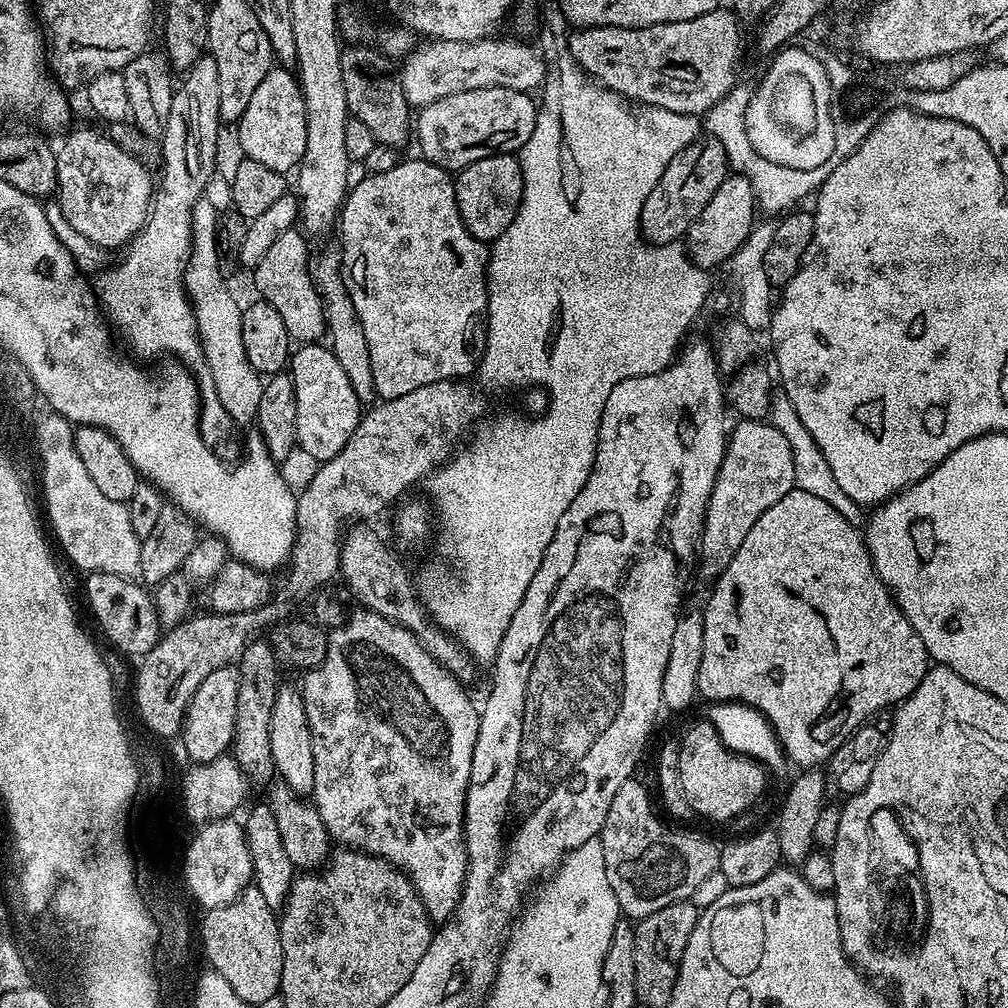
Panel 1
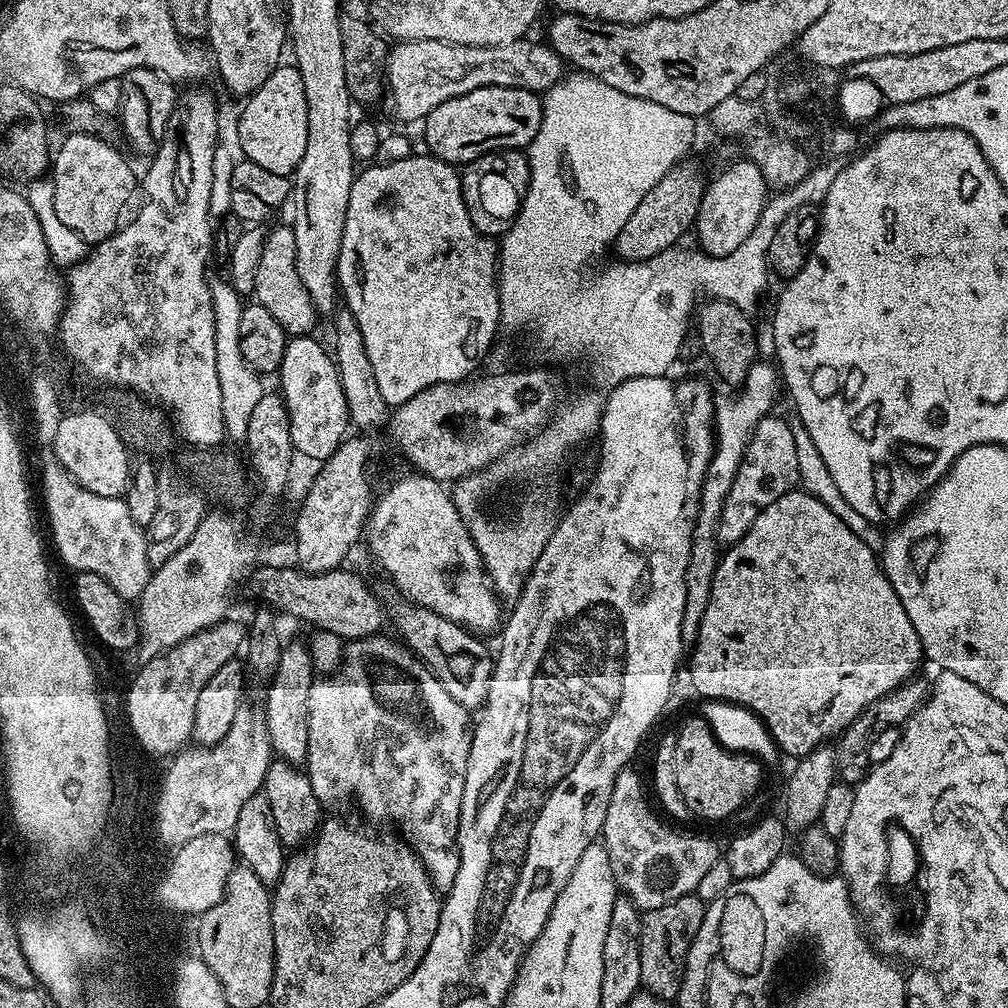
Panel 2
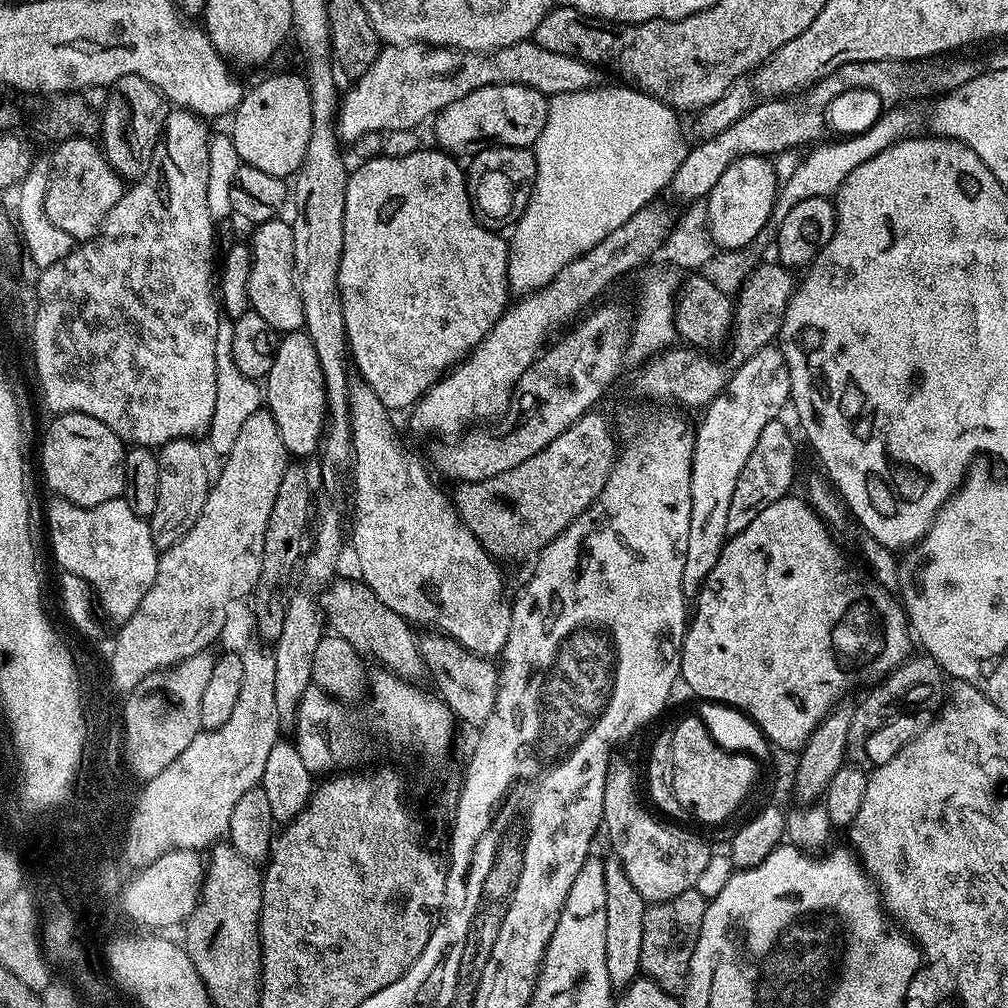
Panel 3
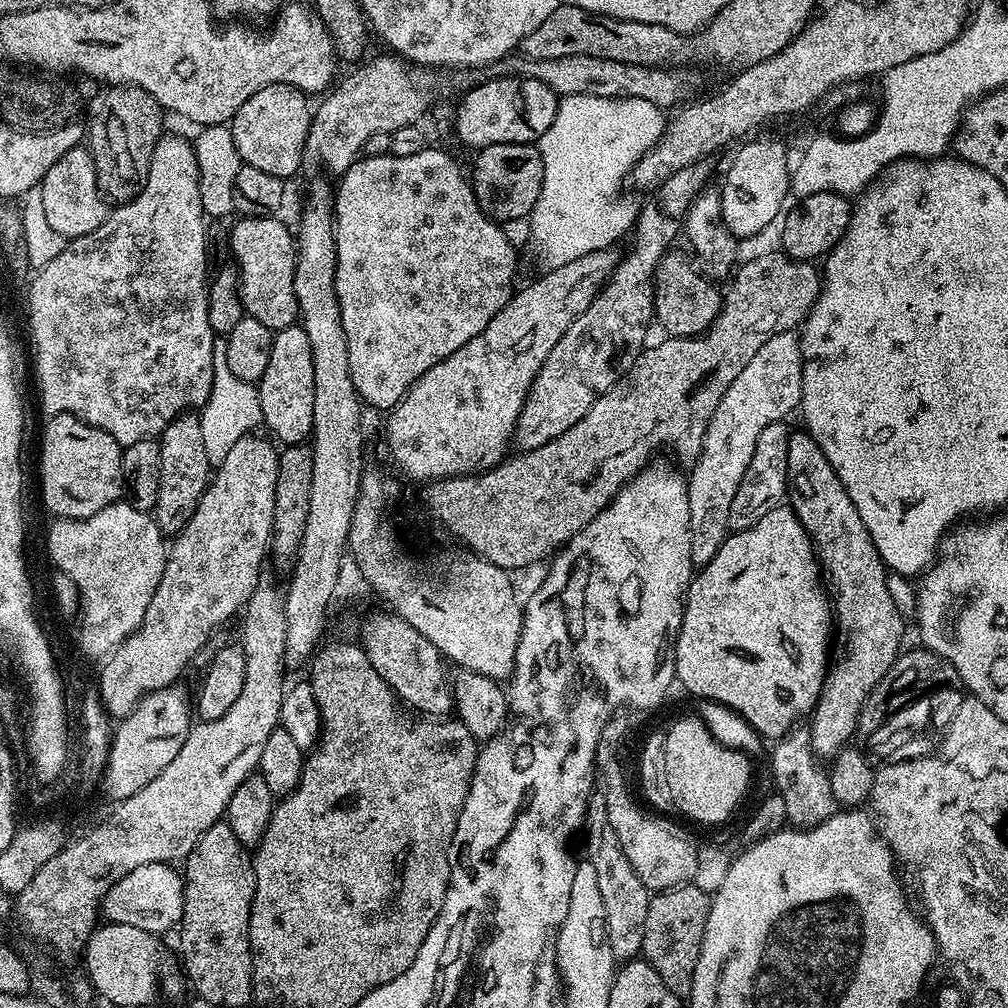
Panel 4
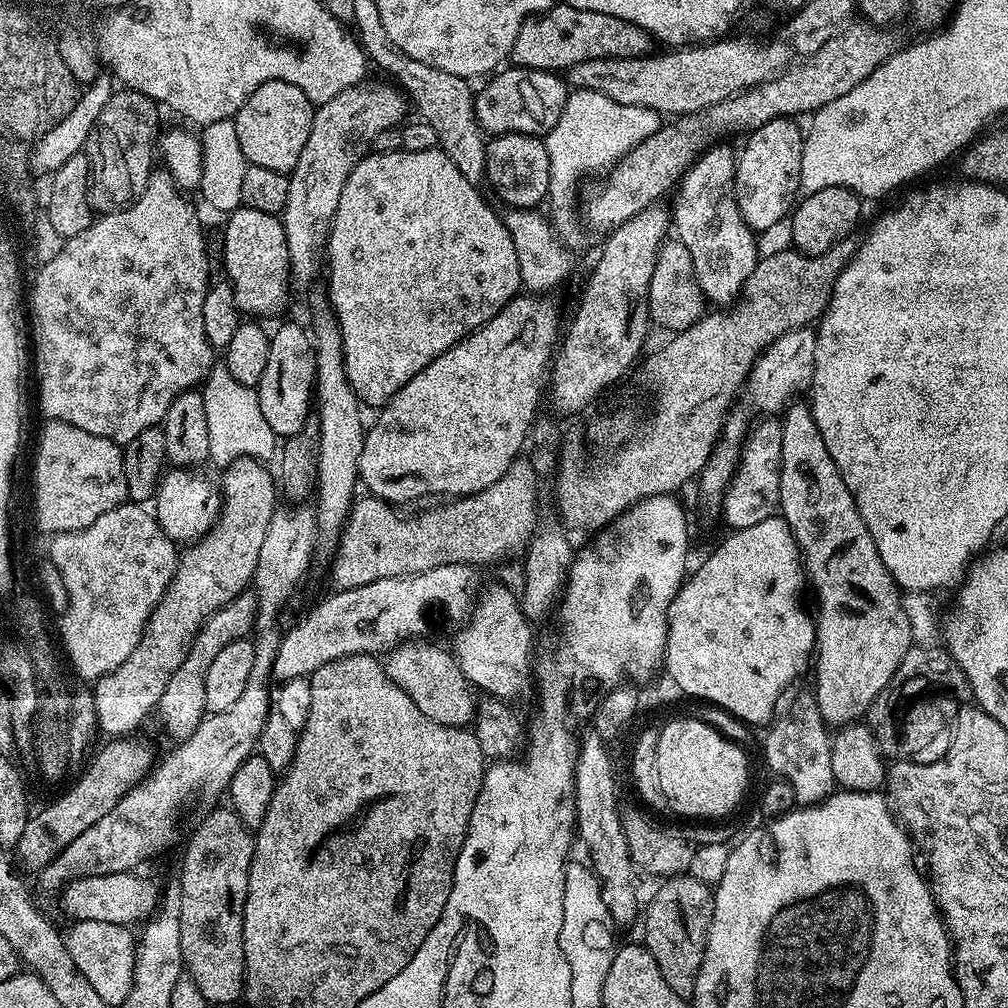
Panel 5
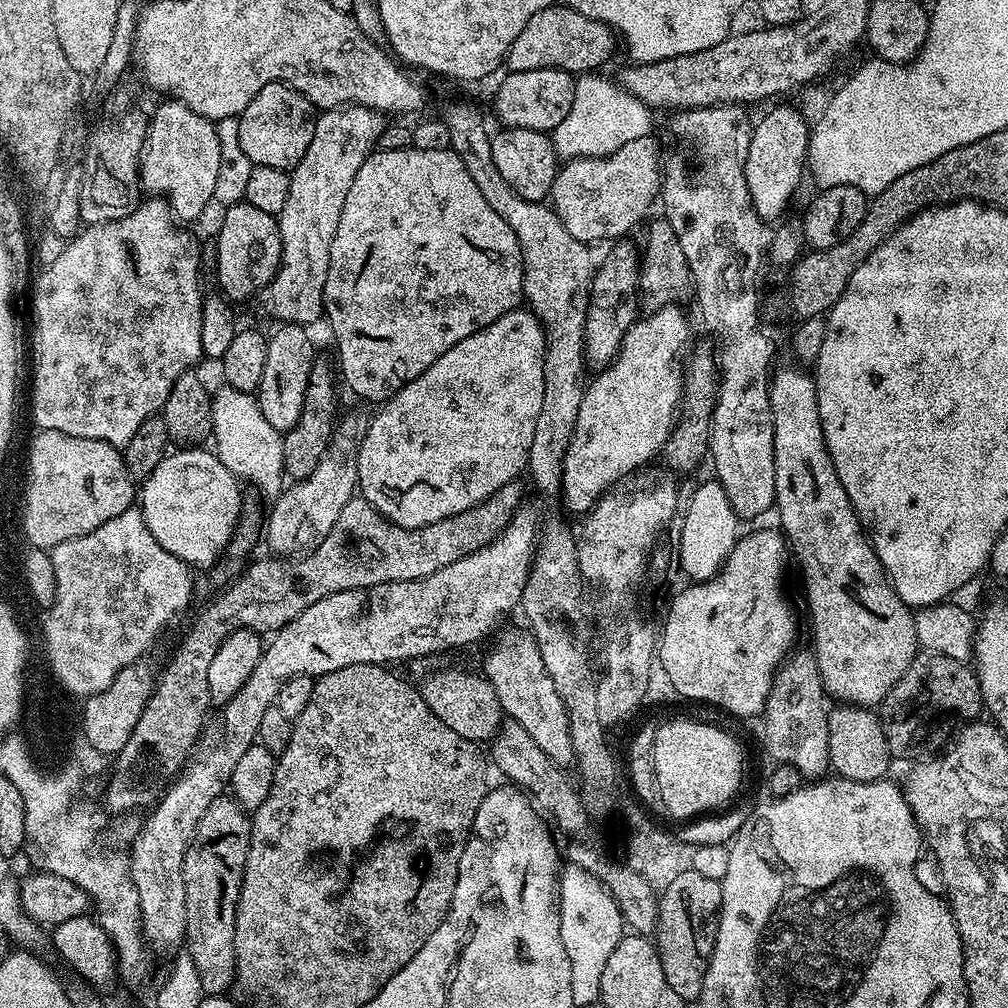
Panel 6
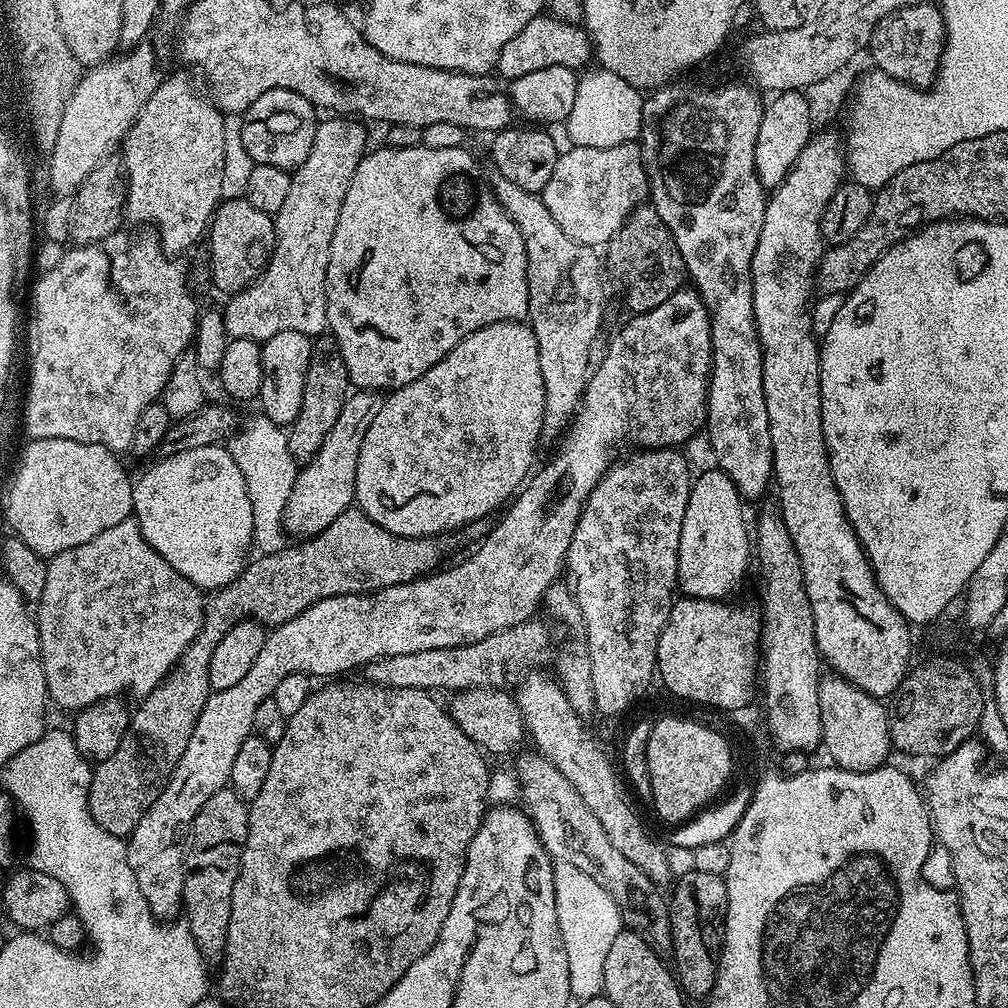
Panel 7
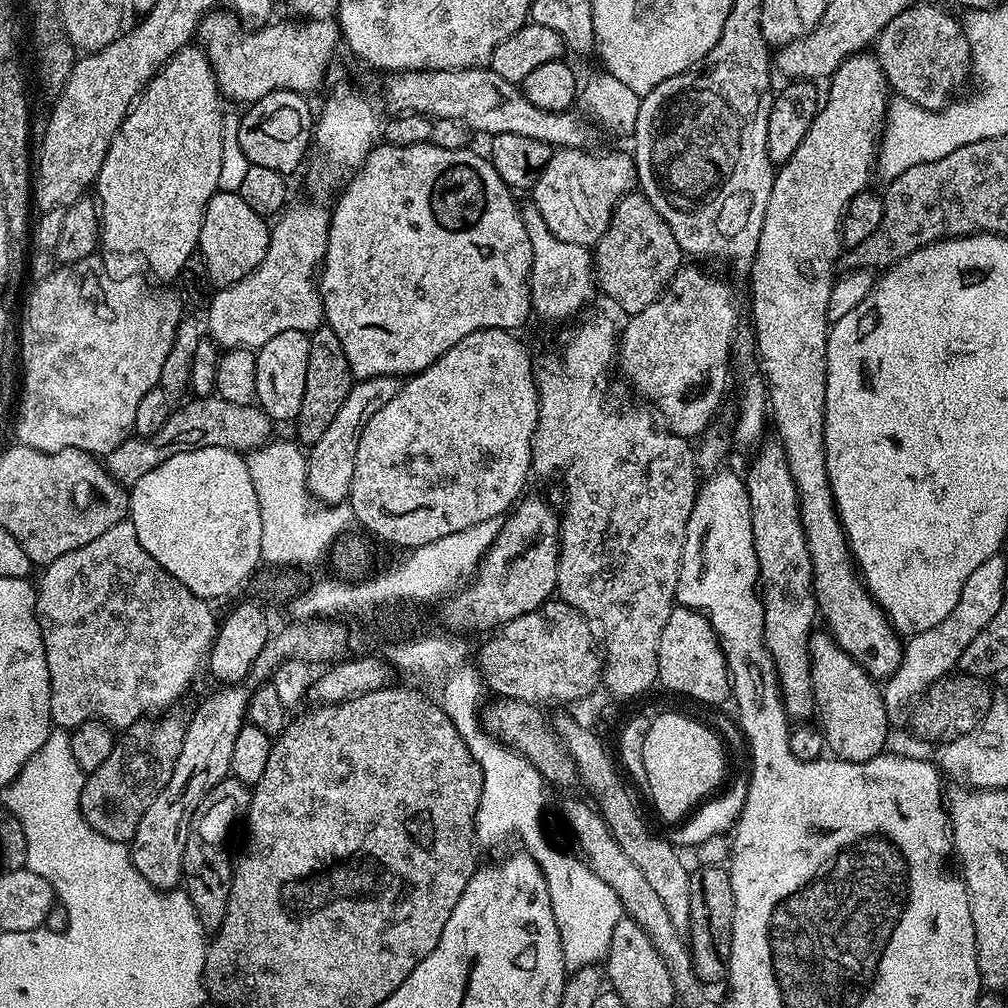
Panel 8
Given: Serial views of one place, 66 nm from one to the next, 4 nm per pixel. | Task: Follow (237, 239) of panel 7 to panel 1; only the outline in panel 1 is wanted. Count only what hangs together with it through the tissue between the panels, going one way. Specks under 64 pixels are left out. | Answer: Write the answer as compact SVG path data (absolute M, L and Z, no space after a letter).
M293 230L275 240L266 250L262 262L254 269L256 288L259 299L266 301L274 310L278 310L282 322L286 326L286 334L297 345L311 344L325 335L324 303L318 294L316 284L312 281L310 256L308 260L308 244L305 233Z

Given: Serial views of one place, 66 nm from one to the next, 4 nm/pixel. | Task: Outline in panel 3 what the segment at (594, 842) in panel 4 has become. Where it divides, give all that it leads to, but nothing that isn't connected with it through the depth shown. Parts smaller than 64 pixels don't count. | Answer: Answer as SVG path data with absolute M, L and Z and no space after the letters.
M615 858L604 860L606 874L606 970L610 982L623 990L641 975L642 958L642 922L646 911L646 902L642 894L634 888L626 870L622 870L620 861Z

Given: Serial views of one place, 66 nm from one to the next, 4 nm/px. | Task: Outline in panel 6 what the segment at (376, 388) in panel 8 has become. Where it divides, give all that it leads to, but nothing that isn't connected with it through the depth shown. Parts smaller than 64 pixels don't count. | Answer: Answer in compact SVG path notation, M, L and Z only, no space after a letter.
M356 408L353 412L348 412L343 416L344 413L339 417L329 440L328 449L322 454L322 460L318 462L314 472L305 480L289 483L280 495L271 501L272 513L266 516L266 532L268 528L268 544L276 551L273 553L277 557L295 558L317 548L322 542L322 538L326 538L326 534L330 534L330 530L338 518L338 510L342 510L342 506L346 506L346 502L350 502L350 498L357 495L356 455L362 446L362 438L368 429L370 416L369 413L364 413L360 408Z

